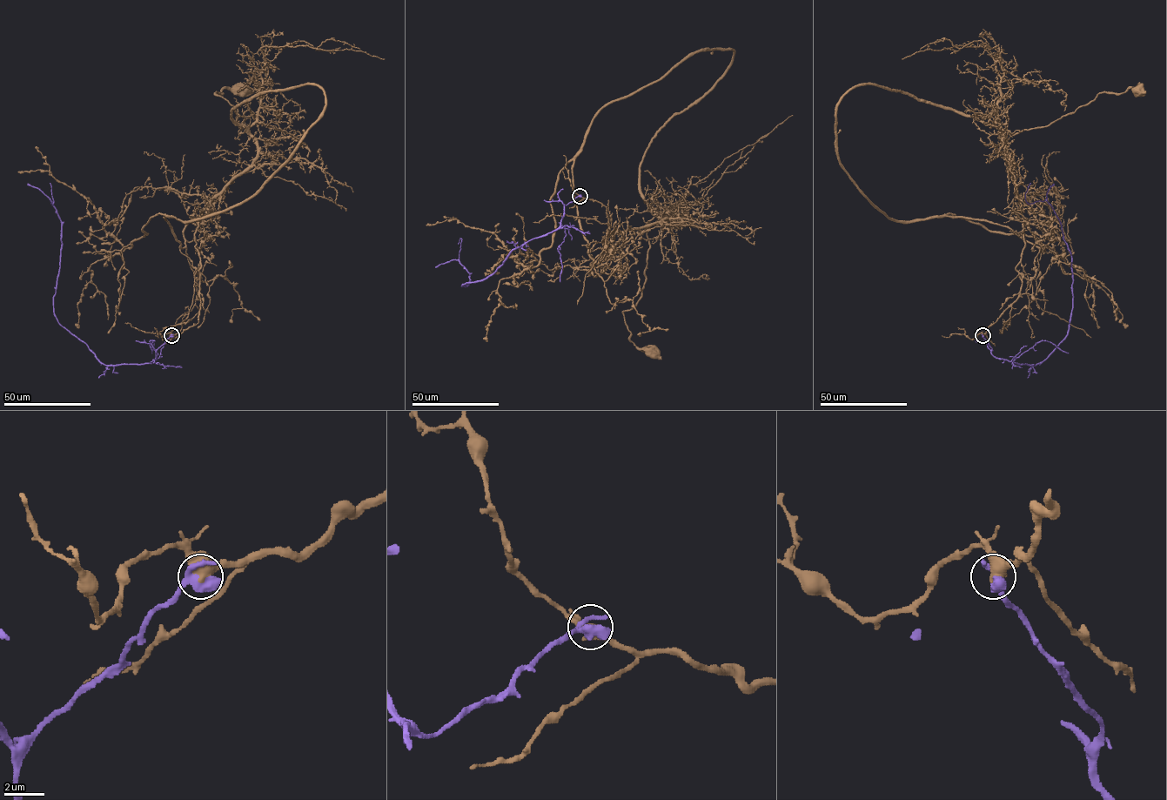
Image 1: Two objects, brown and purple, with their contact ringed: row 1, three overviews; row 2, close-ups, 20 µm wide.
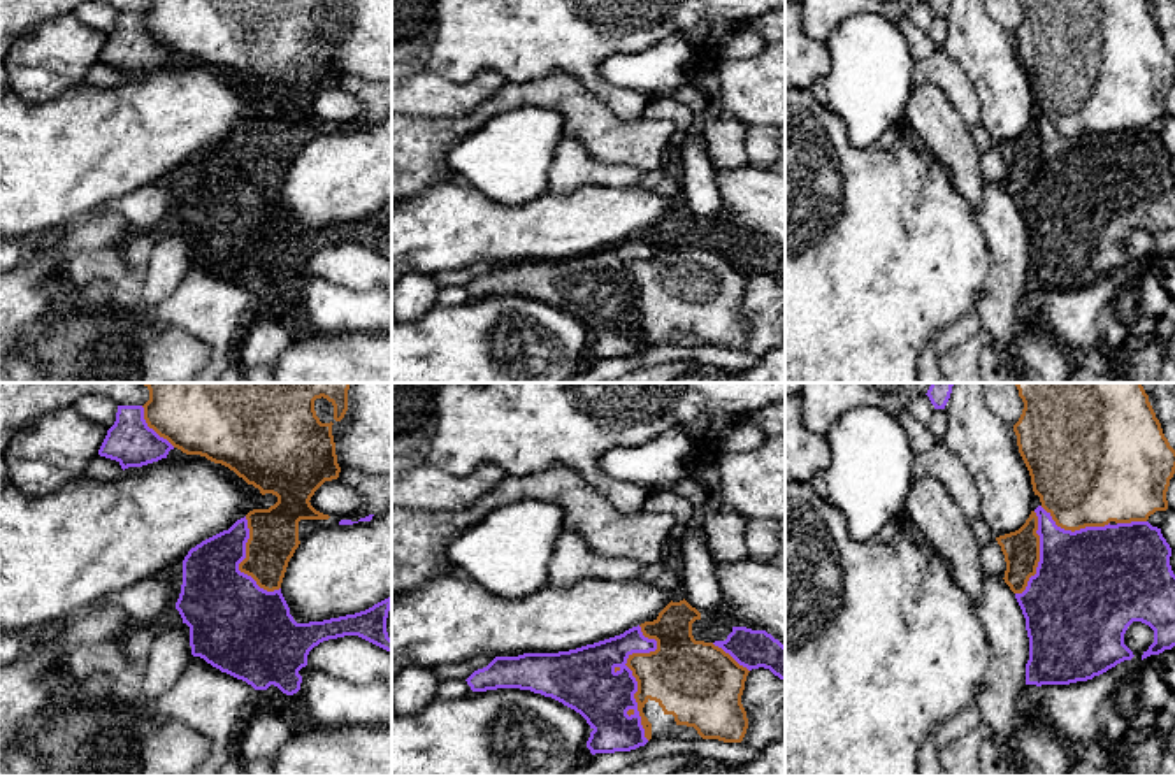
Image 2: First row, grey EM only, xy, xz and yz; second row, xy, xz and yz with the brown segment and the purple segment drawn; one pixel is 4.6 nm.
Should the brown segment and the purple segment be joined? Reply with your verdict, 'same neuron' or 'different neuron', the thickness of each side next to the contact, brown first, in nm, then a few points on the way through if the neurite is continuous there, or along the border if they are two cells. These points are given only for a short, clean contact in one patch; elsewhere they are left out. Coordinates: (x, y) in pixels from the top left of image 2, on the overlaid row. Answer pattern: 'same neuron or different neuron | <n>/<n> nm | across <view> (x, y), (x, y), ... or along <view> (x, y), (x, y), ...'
different neuron | 340/280 nm

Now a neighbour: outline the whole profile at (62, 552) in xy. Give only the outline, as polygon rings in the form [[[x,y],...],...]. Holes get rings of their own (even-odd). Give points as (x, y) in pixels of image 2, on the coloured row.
[[[200,455],[128,467],[118,479],[74,479],[54,493],[28,497],[12,483],[0,492],[0,632],[33,636],[56,620],[104,600],[228,530],[260,490]]]

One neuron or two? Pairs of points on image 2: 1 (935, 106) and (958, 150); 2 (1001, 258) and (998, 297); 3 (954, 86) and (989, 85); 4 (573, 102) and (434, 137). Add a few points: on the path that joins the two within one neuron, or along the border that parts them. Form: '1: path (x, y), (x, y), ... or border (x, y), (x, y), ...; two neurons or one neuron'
1: path (935, 116), (947, 139); one neuron
2: path (1001, 267), (1001, 288); one neuron
3: border (945, 55), (970, 81), (979, 102), (980, 123); two neurons
4: path (538, 95), (511, 95), (469, 123); one neuron

